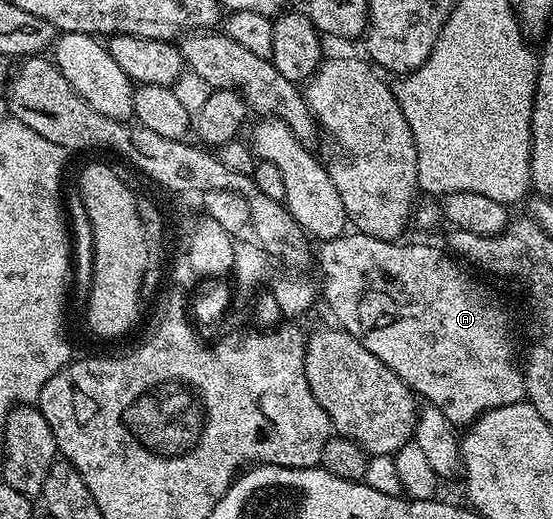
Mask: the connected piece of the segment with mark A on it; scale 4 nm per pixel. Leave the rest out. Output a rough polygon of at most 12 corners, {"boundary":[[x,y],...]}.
{"boundary":[[319,243],[339,329],[457,428],[525,401],[503,304],[438,247]]}

